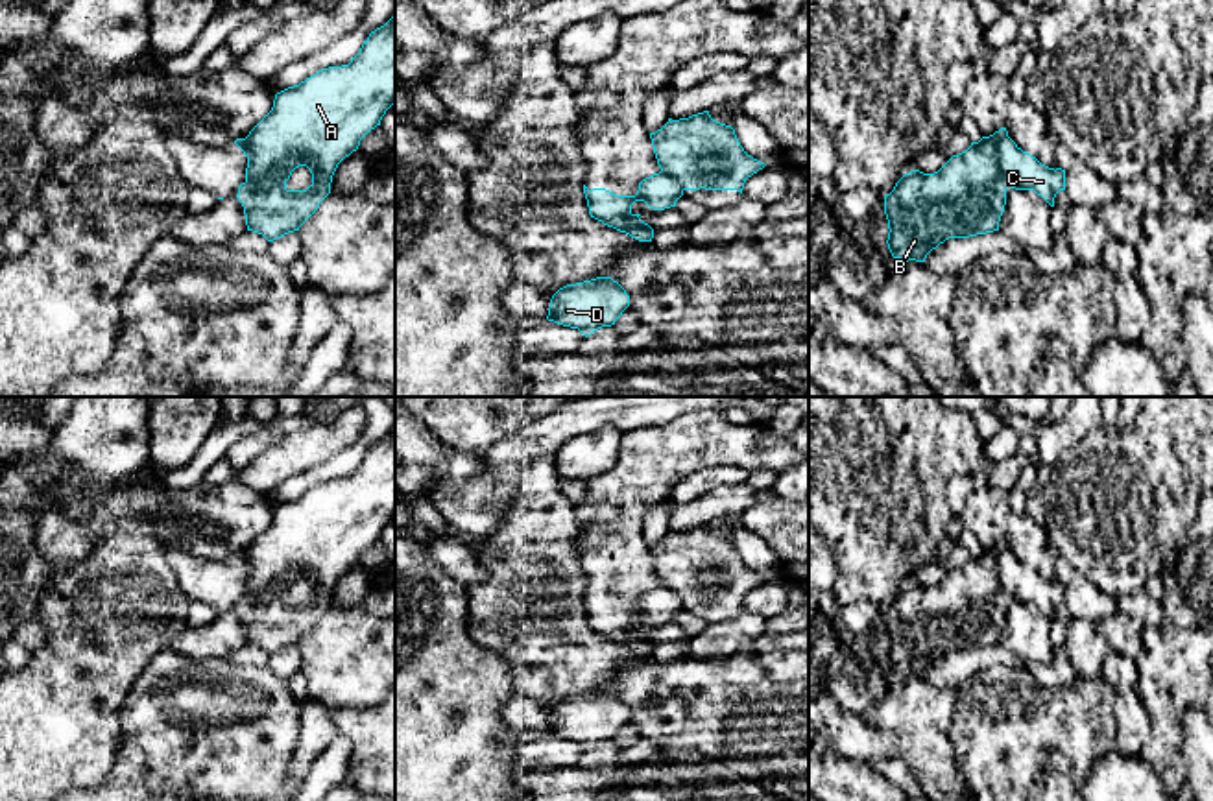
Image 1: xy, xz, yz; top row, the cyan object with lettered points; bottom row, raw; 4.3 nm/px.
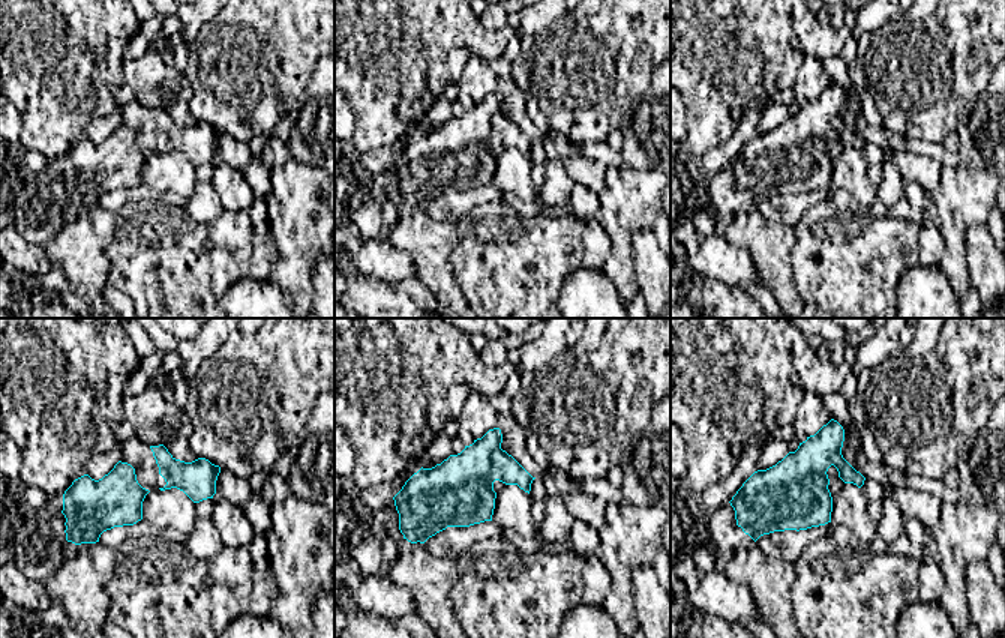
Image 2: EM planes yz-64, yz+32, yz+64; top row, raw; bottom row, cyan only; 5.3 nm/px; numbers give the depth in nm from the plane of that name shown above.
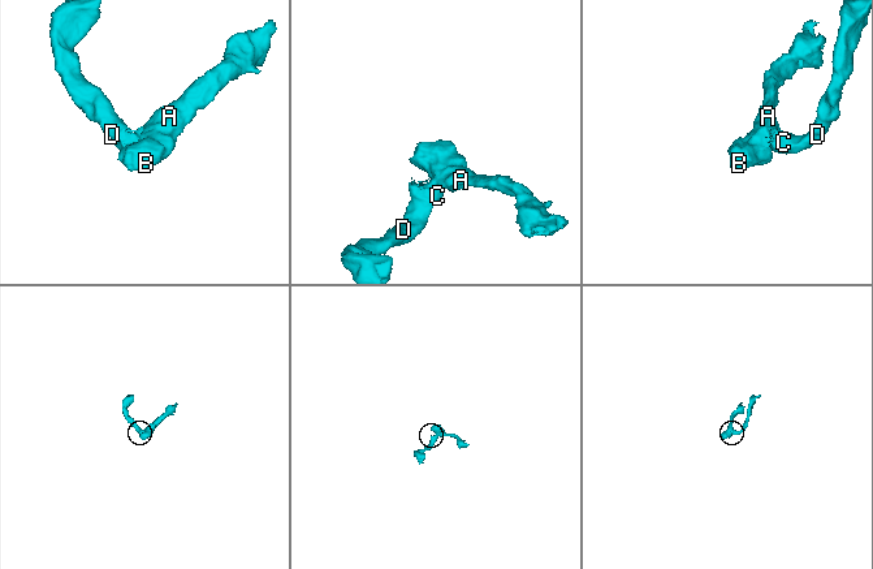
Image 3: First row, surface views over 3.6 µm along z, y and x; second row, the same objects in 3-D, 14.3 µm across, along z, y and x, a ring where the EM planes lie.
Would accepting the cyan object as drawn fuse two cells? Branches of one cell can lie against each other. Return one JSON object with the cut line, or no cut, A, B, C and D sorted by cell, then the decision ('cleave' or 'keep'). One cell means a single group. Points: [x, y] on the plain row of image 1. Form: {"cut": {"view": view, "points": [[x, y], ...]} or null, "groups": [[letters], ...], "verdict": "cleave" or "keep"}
{"cut": {"view": "yz", "points": [[1007, 549], [997, 561], [997, 584], [1005, 602]]}, "groups": [["A", "B"], ["C", "D"]], "verdict": "cleave"}

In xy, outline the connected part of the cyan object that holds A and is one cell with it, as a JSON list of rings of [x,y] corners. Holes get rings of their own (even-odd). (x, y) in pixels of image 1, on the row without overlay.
[[[395,428],[369,447],[349,478],[329,480],[299,498],[275,508],[271,524],[246,550],[249,572],[246,598],[236,611],[244,620],[247,644],[273,655],[299,640],[330,607],[338,578],[358,563],[360,554],[380,539],[395,517]],[[299,580],[312,587],[306,604],[288,604],[286,594]]]

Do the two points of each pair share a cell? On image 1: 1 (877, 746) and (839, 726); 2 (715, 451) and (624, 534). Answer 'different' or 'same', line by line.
1: same
2: same

